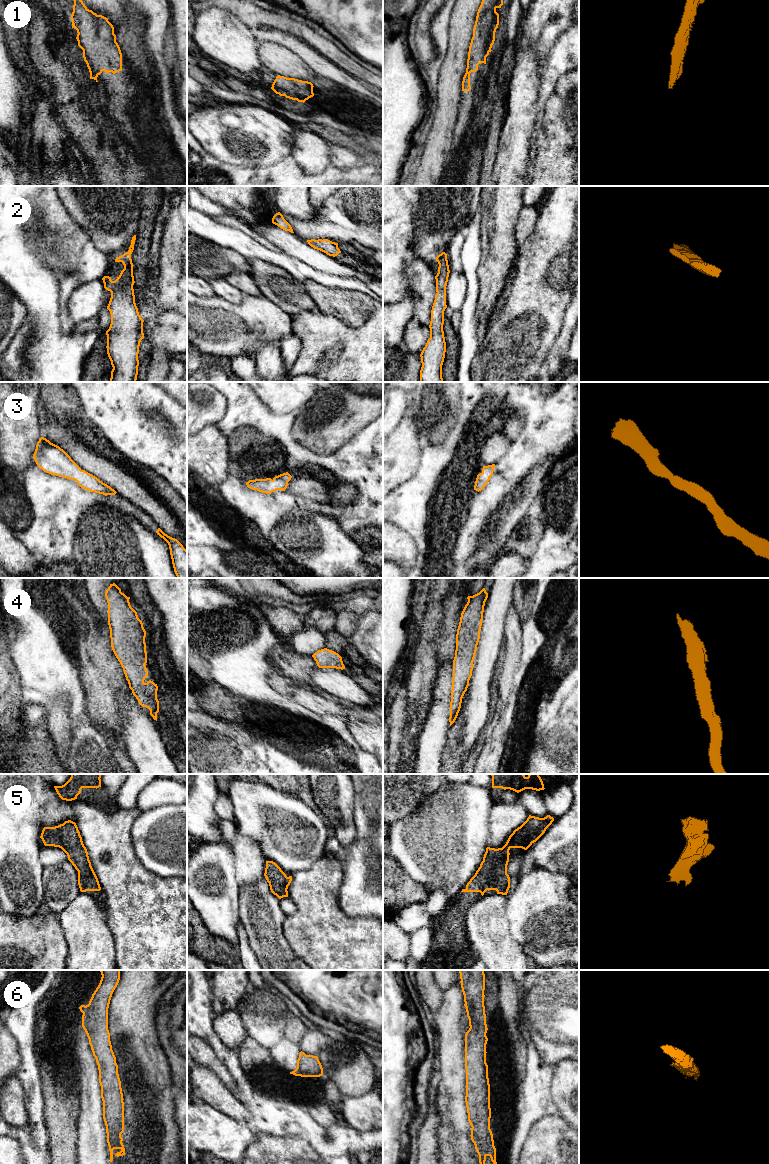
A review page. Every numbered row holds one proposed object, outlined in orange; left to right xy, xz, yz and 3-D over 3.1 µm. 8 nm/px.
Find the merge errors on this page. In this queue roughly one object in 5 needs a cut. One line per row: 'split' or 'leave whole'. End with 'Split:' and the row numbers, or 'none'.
1: leave whole
2: leave whole
3: leave whole
4: leave whole
5: leave whole
6: leave whole
Split: none

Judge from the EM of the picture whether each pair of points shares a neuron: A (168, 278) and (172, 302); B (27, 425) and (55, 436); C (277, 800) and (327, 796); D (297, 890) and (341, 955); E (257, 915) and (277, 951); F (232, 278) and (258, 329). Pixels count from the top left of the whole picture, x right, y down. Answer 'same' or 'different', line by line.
A: same
B: different
C: different
D: same
E: same
F: different

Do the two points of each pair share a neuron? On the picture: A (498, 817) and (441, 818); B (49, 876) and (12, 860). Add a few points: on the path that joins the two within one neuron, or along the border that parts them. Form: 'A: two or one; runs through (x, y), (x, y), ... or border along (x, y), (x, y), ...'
A: two; border along (494, 803), (491, 809), (490, 834), (487, 840)
B: two; border along (43, 868), (41, 882)

